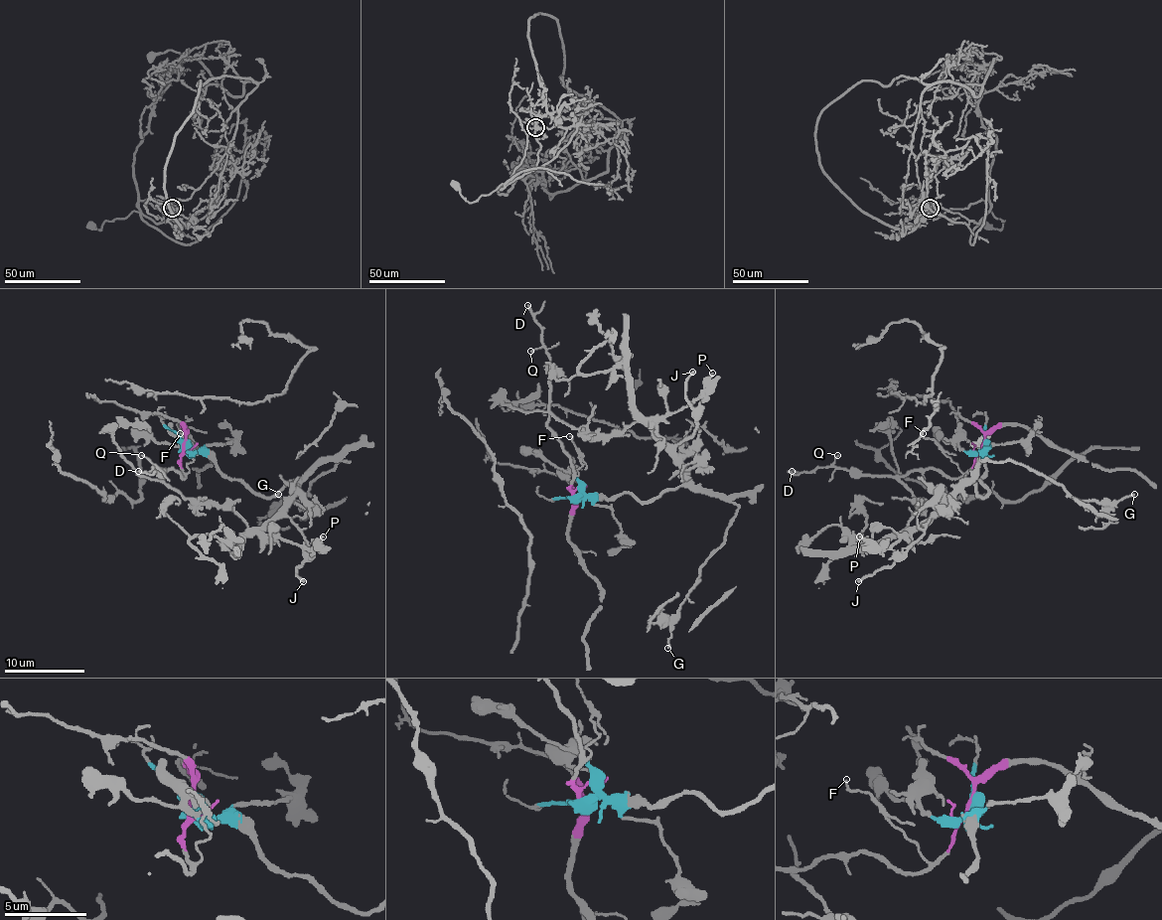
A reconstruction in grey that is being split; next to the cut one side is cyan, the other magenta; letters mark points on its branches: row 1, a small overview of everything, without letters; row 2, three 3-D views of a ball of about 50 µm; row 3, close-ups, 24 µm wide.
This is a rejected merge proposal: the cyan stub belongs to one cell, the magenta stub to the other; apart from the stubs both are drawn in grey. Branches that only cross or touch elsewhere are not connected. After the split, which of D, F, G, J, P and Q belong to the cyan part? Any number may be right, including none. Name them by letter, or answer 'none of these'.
G, J, P

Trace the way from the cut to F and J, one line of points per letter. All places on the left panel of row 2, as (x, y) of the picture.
F: (184, 443), (182, 463), (186, 473), (192, 455), (190, 443), (180, 433)
J: (184, 443), (257, 494), (272, 498), (294, 481), (286, 516), (306, 539), (306, 559), (296, 569), (304, 581)

